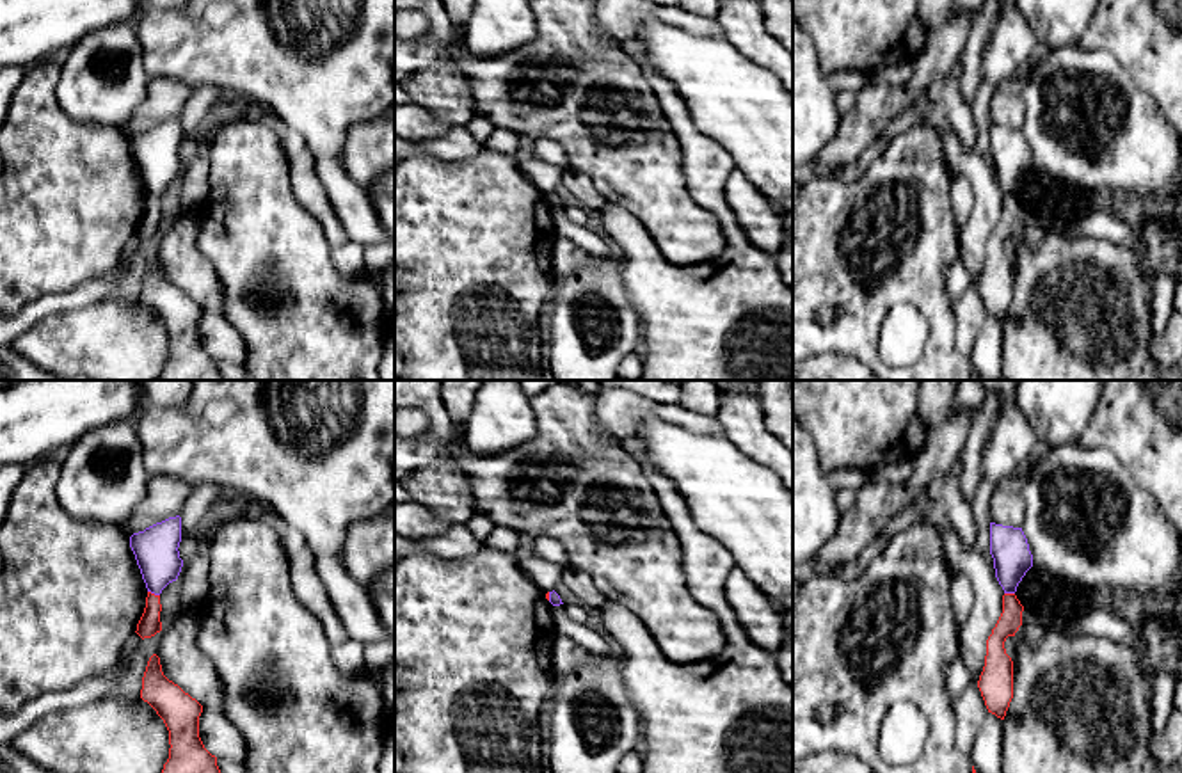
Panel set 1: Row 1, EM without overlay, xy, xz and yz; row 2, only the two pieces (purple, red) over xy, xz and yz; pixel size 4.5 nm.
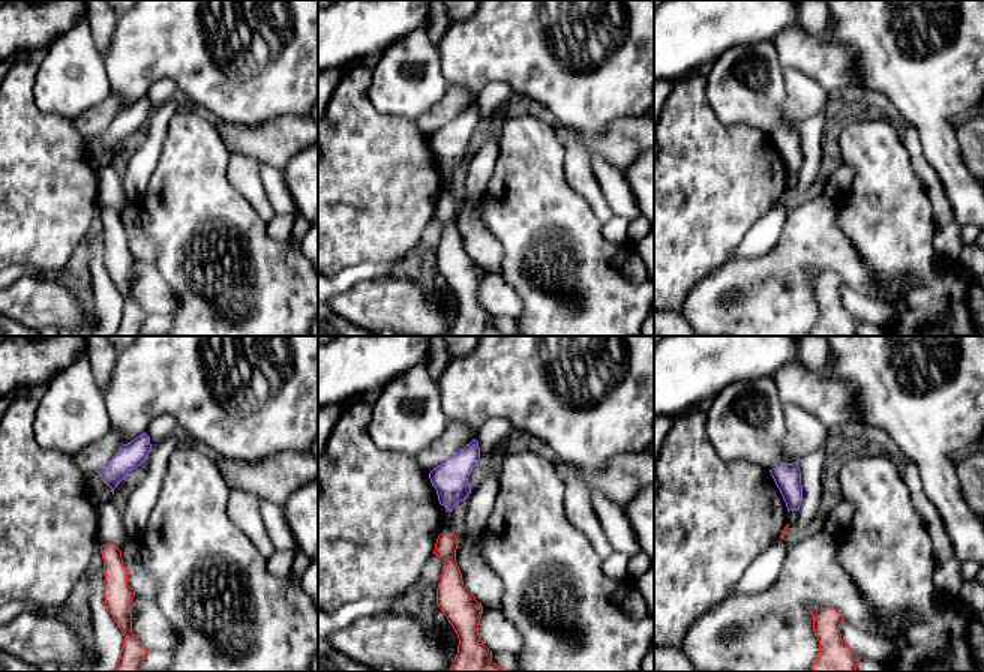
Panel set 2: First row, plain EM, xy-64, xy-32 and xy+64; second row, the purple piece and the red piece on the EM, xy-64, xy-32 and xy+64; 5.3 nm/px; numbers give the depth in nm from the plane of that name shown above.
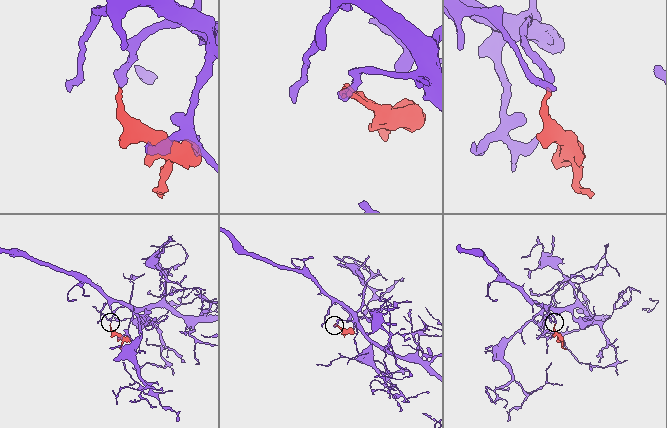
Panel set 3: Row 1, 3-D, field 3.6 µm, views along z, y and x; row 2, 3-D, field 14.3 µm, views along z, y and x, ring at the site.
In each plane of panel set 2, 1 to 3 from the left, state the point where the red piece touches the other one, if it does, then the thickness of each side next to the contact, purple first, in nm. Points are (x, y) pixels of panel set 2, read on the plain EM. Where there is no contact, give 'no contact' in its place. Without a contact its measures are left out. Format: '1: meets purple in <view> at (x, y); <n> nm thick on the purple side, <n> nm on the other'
1: no contact
2: no contact
3: no contact

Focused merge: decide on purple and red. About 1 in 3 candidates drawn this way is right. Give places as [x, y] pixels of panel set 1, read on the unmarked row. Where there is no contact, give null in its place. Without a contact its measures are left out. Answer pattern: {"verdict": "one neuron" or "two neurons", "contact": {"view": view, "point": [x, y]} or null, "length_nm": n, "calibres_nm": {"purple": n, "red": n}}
{"verdict": "one neuron", "contact": {"view": "xy", "point": [153, 194]}, "length_nm": 60, "calibres_nm": {"purple": 200, "red": 100}}

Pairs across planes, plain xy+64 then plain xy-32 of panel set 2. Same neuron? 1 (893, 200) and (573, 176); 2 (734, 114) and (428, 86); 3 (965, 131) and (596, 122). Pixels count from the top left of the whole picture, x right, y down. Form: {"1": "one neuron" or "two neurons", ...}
{"1": "two neurons", "2": "one neuron", "3": "two neurons"}

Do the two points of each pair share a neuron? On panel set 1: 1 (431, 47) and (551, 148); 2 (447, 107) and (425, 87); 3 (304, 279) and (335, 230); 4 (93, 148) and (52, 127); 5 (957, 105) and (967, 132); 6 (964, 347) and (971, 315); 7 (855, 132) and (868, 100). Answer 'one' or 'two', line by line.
1: two
2: one
3: two
4: one
5: one
6: one
7: one

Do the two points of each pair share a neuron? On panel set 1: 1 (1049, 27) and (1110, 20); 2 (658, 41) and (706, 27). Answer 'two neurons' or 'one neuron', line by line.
1: two neurons
2: two neurons

